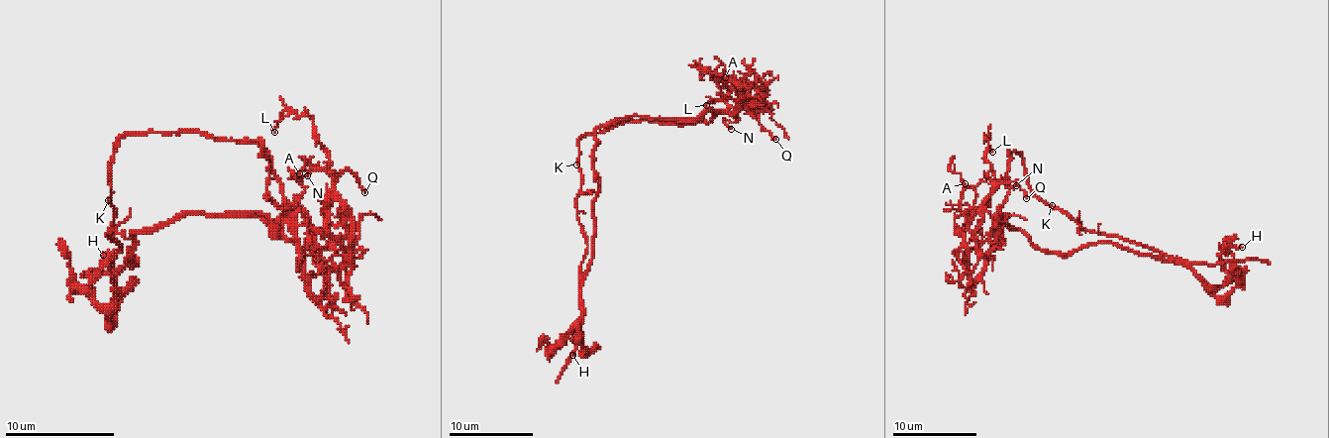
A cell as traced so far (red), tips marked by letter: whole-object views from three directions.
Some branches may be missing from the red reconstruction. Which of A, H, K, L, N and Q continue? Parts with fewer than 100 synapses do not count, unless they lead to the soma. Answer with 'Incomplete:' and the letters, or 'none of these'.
Incomplete: none of these

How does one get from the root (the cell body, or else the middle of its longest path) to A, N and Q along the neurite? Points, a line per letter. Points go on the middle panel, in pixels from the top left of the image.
A: (626, 120), (731, 112), (744, 99), (744, 90), (723, 77), (727, 88), (725, 77)
N: (626, 120), (697, 118), (706, 109), (766, 107), (757, 97), (738, 109), (734, 122), (725, 120), (731, 129)
Q: (626, 120), (697, 118), (706, 109), (766, 107), (757, 97), (753, 107), (759, 122), (775, 139)

